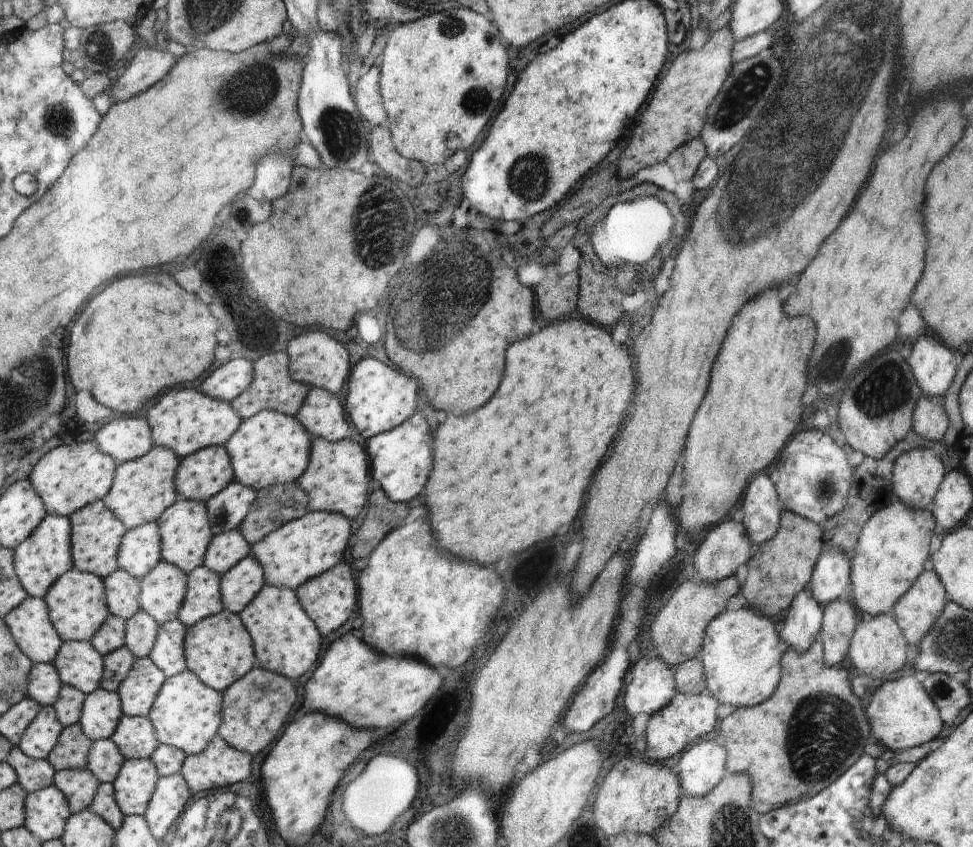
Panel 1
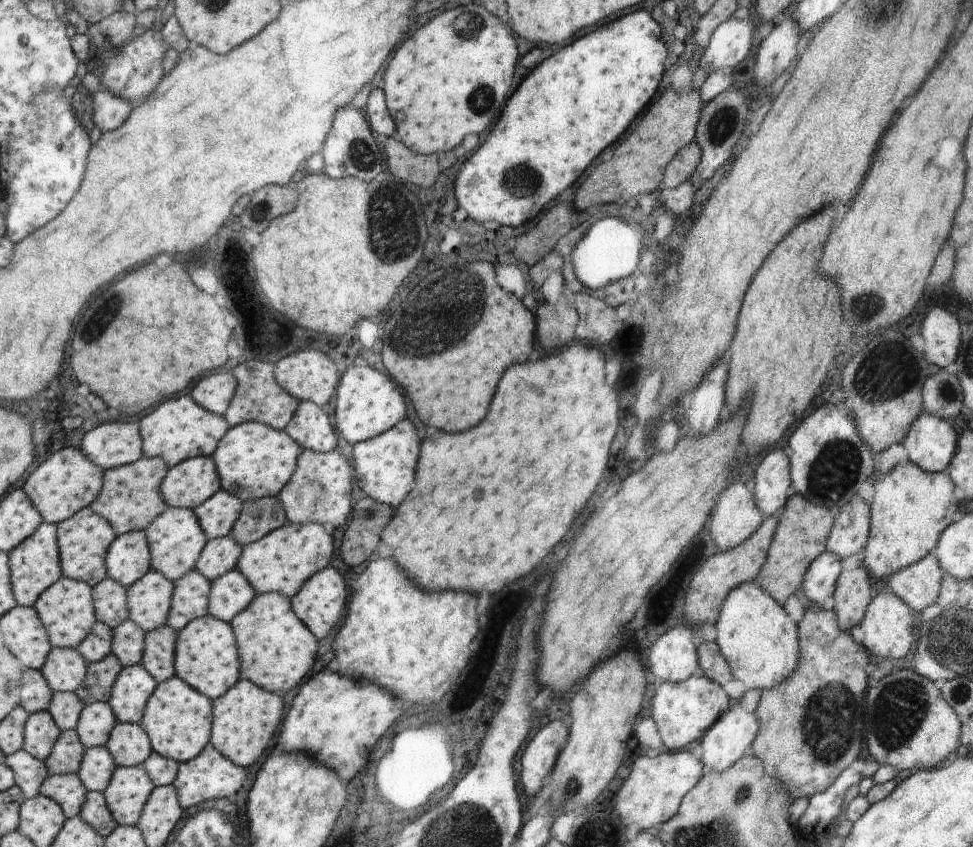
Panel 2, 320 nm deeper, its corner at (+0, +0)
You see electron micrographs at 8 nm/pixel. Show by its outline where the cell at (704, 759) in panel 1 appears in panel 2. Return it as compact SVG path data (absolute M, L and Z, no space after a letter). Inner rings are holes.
M739 704L734 705L726 714L723 714L717 724L710 729L704 738L701 738L702 748L701 762L707 770L726 772L750 750L756 736L760 734L761 724L756 711L745 711ZM750 746L750 748L748 748Z

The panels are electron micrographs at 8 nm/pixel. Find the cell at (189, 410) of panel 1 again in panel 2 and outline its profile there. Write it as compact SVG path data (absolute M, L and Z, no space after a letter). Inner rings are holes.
M190 395L182 398L174 398L170 402L164 402L157 410L148 414L141 421L141 433L144 441L146 457L162 457L168 463L169 468L180 464L182 461L192 457L211 457L217 450L221 438L229 432L230 426L223 415L217 415L206 410L205 407L198 406L197 402Z

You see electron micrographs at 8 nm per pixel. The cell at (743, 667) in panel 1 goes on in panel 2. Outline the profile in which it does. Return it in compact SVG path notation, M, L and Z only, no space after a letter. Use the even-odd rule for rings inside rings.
M756 582L742 583L728 594L714 625L721 653L735 678L743 682L748 690L772 689L798 668L798 658L801 657L799 630L784 612L782 604Z

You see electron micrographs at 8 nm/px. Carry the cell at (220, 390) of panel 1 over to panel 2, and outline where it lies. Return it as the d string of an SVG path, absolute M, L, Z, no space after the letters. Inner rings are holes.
M229 372L212 374L202 378L194 386L190 396L198 406L205 407L211 413L223 415L230 406L236 385L236 379Z

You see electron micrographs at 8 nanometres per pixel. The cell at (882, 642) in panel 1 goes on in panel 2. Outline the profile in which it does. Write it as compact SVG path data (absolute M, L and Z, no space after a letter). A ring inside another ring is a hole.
M889 590L879 592L878 596L870 601L865 618L858 628L860 640L871 654L898 662L898 658L902 659L902 656L907 656L908 652L911 652L910 646L914 640L914 614L910 612L910 606L906 602Z

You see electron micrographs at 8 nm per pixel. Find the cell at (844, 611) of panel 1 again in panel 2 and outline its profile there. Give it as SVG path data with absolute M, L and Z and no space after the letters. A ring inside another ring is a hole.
M843 570L837 578L837 586L831 601L842 629L850 630L852 626L860 624L868 610L868 602L872 601L870 580L866 570Z

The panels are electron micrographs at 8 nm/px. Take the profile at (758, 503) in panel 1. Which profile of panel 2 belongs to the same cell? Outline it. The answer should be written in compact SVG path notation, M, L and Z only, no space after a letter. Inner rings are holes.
M774 449L760 462L754 478L755 502L765 517L774 512L776 508L784 506L790 488L790 475L788 474L788 456L782 449Z

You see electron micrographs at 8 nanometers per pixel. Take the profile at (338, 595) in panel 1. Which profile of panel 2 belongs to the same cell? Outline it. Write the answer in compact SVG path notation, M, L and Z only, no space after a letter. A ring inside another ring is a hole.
M326 567L313 574L290 600L294 602L294 614L298 614L321 641L342 616L346 586L336 569Z

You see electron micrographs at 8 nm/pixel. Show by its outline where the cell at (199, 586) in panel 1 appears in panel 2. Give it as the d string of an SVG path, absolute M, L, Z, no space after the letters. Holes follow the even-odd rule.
M196 568L176 581L172 608L166 624L180 632L194 619L209 614L209 590L212 583Z

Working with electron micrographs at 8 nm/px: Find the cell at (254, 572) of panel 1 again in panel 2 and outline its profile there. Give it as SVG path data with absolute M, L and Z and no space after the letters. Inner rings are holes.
M237 568L218 577L209 590L209 614L229 623L256 596L249 579Z

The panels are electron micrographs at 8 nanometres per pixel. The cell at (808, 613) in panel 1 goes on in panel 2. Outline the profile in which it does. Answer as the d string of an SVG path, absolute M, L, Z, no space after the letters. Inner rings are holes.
M826 551L818 556L805 576L802 590L805 600L817 605L832 598L842 571L842 561L837 554Z

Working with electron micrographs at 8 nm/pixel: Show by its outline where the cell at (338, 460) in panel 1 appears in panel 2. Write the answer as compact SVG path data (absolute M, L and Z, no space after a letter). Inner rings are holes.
M338 447L325 453L304 448L297 458L297 472L278 495L284 503L288 522L318 523L337 529L347 524L352 508L352 468Z

